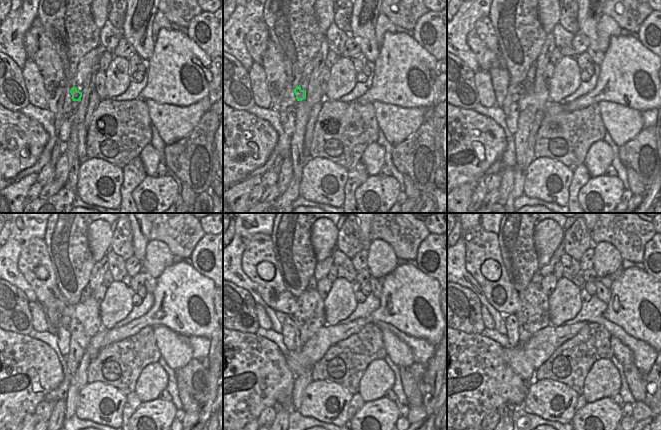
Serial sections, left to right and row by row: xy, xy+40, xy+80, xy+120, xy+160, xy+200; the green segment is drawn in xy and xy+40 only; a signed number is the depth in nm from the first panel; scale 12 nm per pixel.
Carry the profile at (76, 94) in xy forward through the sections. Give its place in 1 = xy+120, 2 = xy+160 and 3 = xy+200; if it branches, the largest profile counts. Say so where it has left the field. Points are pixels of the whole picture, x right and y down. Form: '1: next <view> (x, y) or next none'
1: next xy+120 (35, 253)
2: next xy+160 (257, 248)
3: next xy+200 (480, 245)

